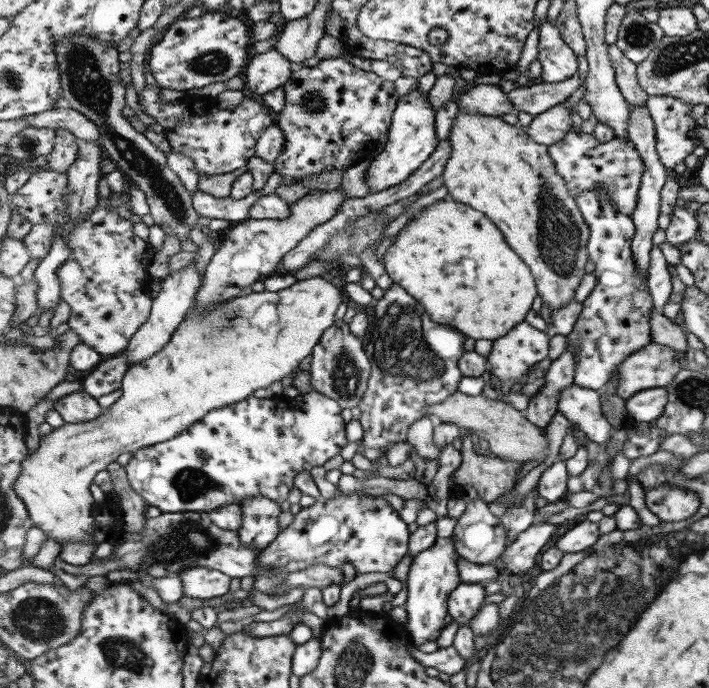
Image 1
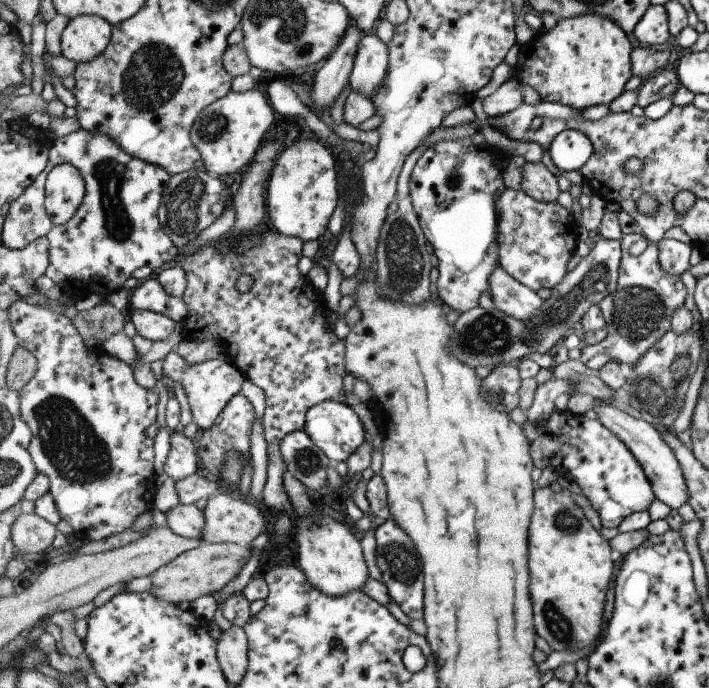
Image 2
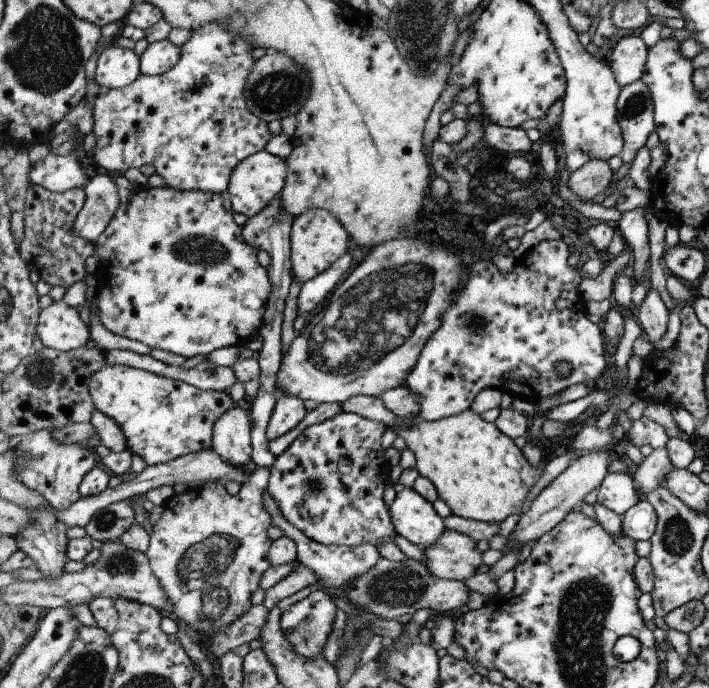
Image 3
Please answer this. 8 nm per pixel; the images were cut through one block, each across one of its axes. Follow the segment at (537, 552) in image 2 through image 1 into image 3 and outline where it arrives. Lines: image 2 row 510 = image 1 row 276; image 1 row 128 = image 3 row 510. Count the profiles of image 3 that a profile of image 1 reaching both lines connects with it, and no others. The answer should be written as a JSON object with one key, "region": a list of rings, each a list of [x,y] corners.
{"region":[[[473,410],[434,422],[427,422],[420,414],[411,418],[397,416],[397,420],[401,424],[399,426],[395,424],[391,430],[403,438],[409,450],[413,450],[417,458],[417,471],[435,484],[440,499],[445,500],[455,515],[480,522],[503,522],[511,514],[522,515],[529,492],[533,490],[533,486],[537,486],[537,482],[543,476],[541,472],[543,466],[542,464],[538,467],[533,466],[525,458],[523,449],[509,436],[503,434],[495,422],[486,422]]]}

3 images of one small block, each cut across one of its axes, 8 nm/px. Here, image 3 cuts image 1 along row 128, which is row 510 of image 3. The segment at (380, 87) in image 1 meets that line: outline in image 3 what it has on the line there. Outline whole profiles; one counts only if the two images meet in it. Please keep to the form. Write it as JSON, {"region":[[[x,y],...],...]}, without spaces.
{"region":[[[344,411],[341,412],[341,414],[337,414],[334,418],[326,419],[324,422],[309,426],[309,428],[291,444],[287,452],[277,457],[275,464],[273,464],[273,470],[270,470],[272,474],[270,475],[268,491],[271,496],[275,498],[279,510],[283,512],[283,516],[285,516],[291,524],[295,524],[305,536],[325,546],[346,545],[353,547],[360,546],[364,543],[371,543],[378,547],[381,542],[394,542],[393,539],[396,535],[399,536],[399,534],[395,529],[391,514],[389,514],[389,506],[385,504],[385,500],[383,500],[383,492],[385,492],[385,488],[387,488],[387,484],[389,484],[389,480],[391,480],[392,467],[391,464],[389,464],[389,460],[387,460],[387,456],[385,456],[385,446],[383,446],[383,438],[387,430],[387,424],[383,424],[383,422],[368,420],[359,414]]]}

